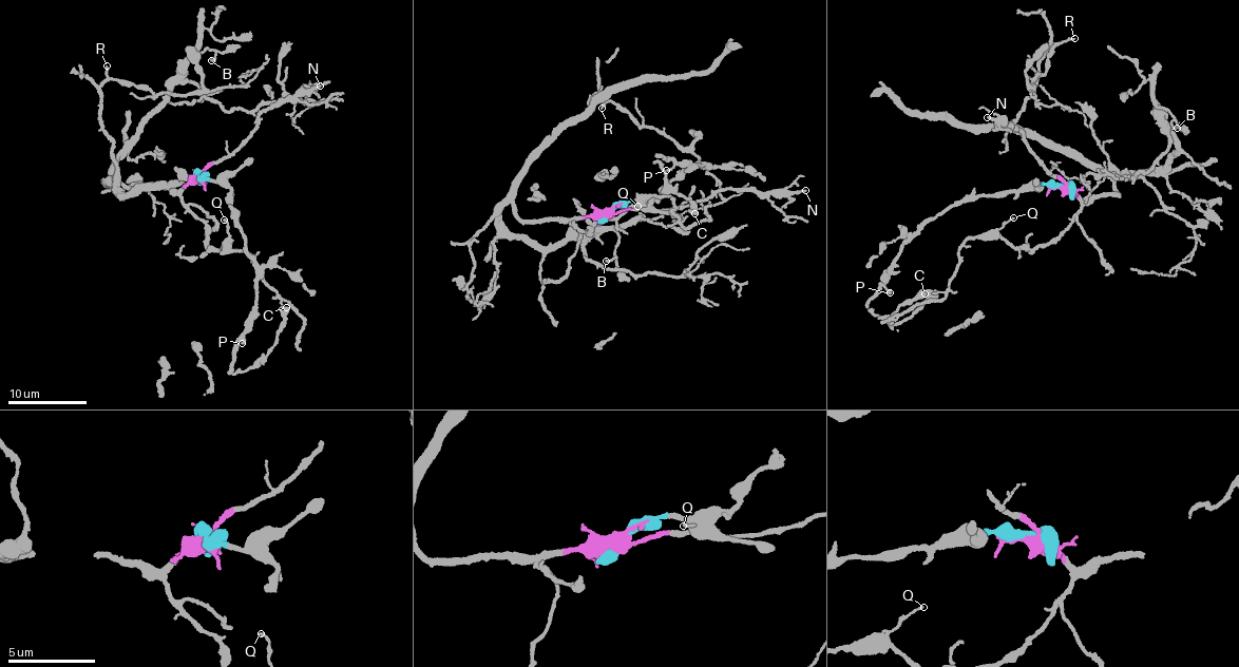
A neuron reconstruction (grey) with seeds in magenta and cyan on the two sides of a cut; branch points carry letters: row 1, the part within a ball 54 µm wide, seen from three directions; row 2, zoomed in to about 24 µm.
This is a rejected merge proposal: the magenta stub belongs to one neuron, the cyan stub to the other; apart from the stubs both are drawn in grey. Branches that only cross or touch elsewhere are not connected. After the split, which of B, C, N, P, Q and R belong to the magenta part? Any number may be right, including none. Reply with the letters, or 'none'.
B, N, Q, R

